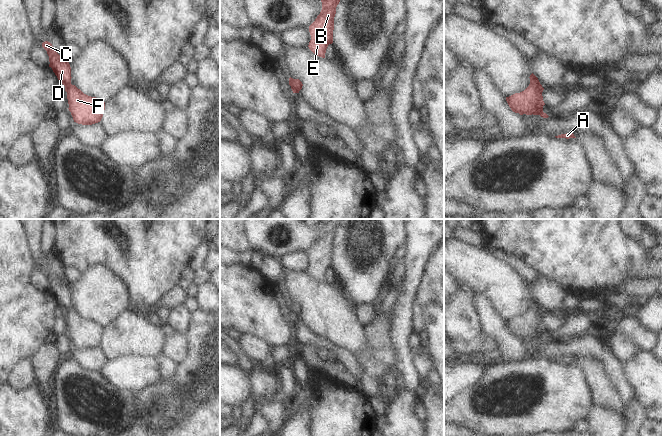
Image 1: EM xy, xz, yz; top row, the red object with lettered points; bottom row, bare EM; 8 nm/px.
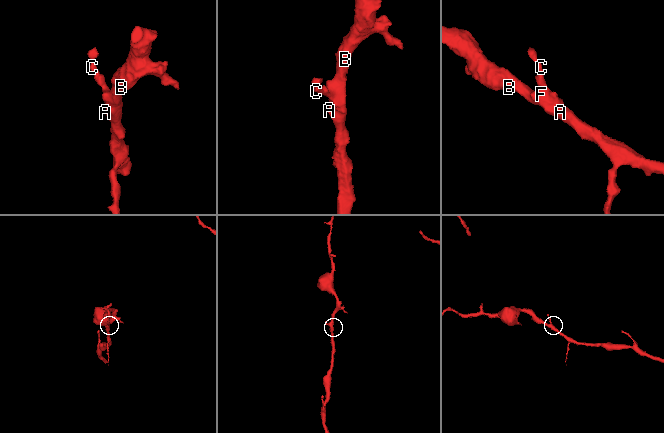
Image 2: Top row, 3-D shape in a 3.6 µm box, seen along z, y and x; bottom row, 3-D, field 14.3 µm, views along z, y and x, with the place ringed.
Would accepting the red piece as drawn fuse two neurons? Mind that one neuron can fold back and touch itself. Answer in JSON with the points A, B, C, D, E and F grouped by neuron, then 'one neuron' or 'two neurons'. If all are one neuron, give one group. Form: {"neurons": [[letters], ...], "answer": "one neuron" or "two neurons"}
{"neurons": [["A", "B", "C", "D", "E", "F"]], "answer": "one neuron"}

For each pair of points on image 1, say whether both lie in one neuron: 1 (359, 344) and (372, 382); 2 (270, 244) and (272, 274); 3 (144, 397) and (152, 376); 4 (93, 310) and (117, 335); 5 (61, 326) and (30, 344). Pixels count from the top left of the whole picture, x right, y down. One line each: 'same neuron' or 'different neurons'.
1: different neurons
2: different neurons
3: different neurons
4: different neurons
5: different neurons

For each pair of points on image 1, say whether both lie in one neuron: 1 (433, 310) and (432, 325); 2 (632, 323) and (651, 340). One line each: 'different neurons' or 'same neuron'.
1: same neuron
2: same neuron

